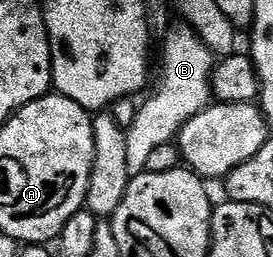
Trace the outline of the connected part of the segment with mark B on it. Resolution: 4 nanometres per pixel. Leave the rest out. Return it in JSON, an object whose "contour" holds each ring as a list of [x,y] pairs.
{"contour":[[[183,23],[169,28],[164,37],[164,50],[160,53],[160,82],[152,97],[143,98],[134,123],[127,126],[126,147],[128,148],[128,168],[133,174],[145,172],[148,160],[155,149],[160,149],[179,132],[189,118],[213,104],[212,67],[214,54],[196,36],[193,29]]]}

